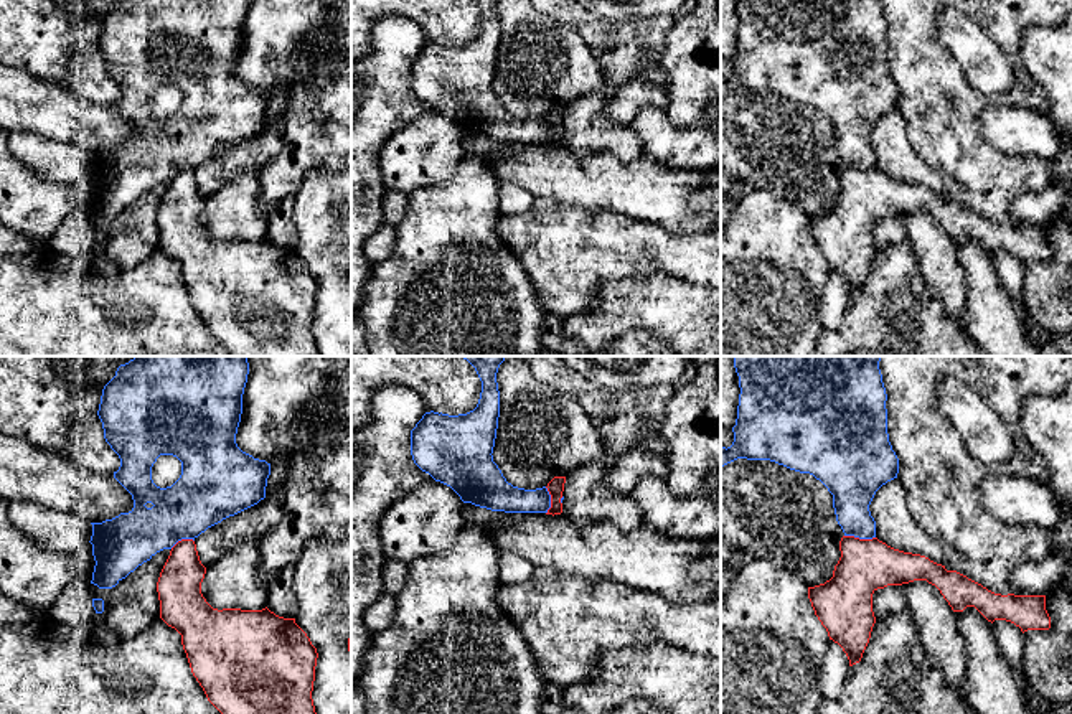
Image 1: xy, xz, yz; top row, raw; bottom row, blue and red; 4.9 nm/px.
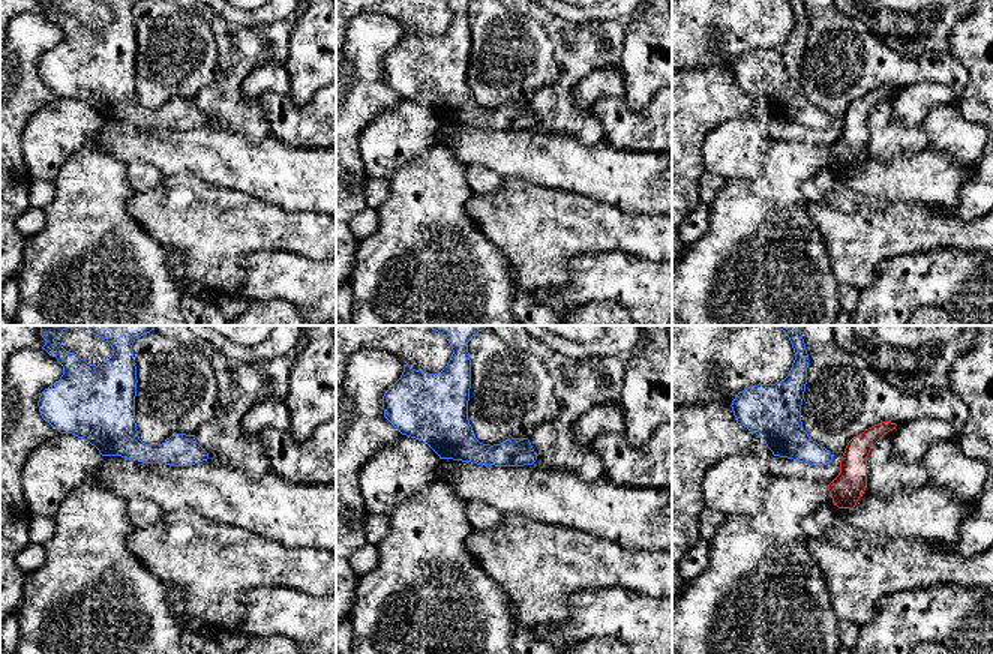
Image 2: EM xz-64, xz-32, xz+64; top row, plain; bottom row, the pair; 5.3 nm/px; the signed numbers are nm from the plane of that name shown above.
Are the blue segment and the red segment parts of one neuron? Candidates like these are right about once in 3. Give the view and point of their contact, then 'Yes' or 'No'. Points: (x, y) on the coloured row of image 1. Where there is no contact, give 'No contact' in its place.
Touches blue at yz (860, 538). No

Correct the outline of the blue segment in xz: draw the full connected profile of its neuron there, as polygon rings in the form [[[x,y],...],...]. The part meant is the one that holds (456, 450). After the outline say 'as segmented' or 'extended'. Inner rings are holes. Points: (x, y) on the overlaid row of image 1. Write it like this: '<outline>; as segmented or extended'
[[[506,356],[460,358],[475,368],[482,381],[478,404],[458,416],[426,412],[411,430],[414,463],[450,486],[463,503],[505,513],[548,513],[551,495],[546,486],[513,486],[493,462],[500,417],[496,373]]]; as segmented

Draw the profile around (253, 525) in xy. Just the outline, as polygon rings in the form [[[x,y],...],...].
[[[266,496],[257,505],[223,519],[195,538],[201,564],[208,569],[239,543],[257,543],[277,526],[282,506]]]

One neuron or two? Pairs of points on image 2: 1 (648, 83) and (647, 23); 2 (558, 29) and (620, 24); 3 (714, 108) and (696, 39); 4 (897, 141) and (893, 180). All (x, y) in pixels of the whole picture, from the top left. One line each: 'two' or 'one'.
1: one
2: one
3: two
4: two

